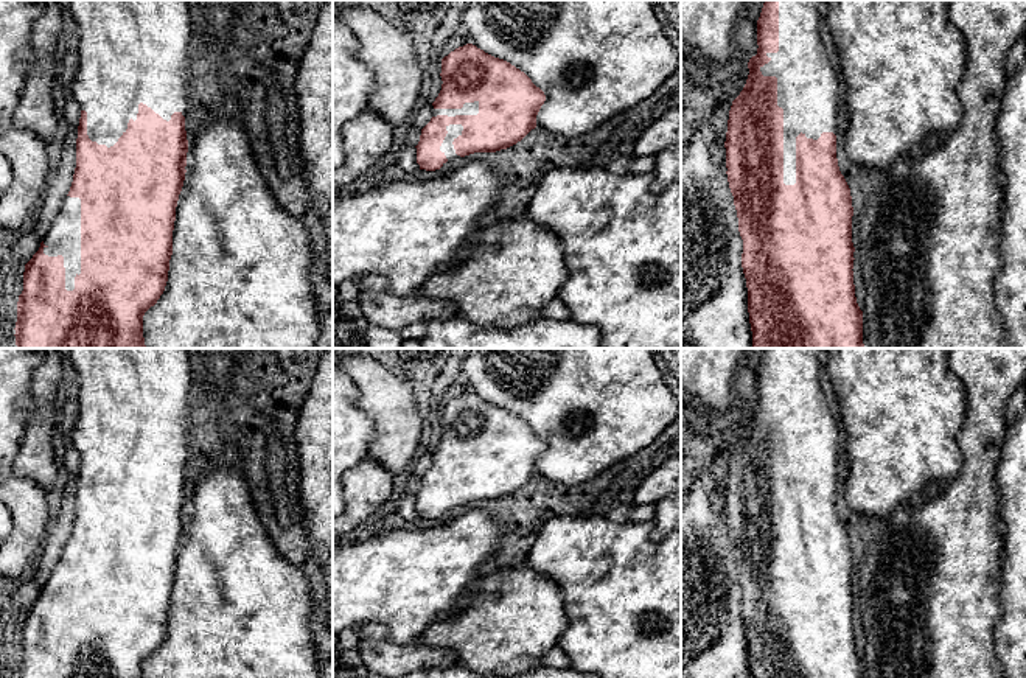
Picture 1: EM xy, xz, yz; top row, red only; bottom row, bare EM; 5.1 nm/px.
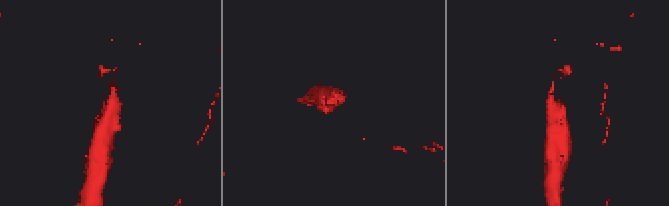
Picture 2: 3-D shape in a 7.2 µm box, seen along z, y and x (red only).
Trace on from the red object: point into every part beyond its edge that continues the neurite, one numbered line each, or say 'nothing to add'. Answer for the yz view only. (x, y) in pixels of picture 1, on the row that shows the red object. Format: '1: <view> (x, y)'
1: yz (807, 86)

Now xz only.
1: xz (468, 108)

